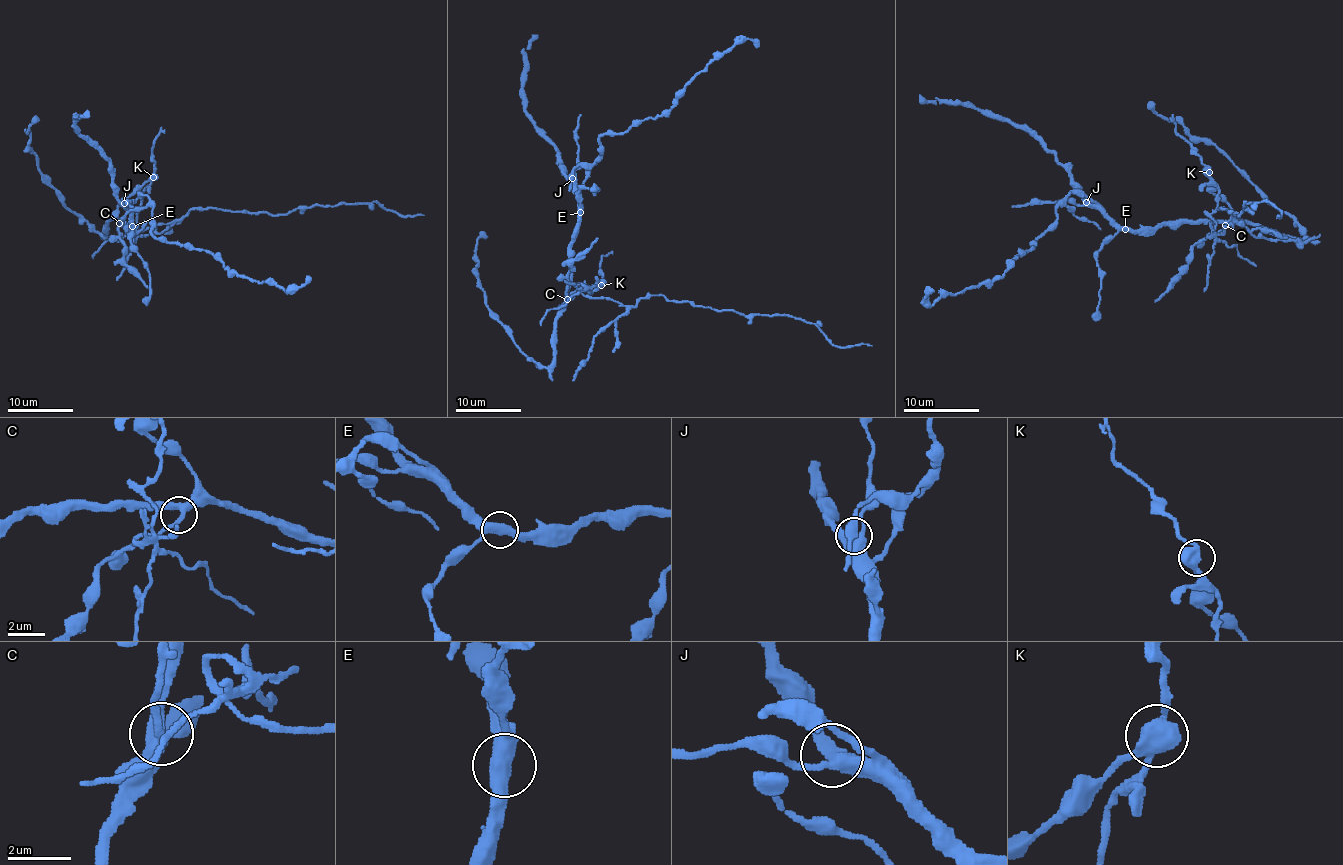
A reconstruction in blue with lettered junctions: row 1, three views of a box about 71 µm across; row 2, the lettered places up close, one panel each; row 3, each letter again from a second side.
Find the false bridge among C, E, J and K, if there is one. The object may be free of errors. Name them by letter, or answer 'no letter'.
K

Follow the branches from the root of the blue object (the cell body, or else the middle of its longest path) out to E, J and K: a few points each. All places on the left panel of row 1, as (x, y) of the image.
E: (117, 214), (129, 227), (132, 226)
J: (117, 214), (130, 227), (130, 210), (124, 203)
K: (117, 214), (117, 205), (153, 177)

